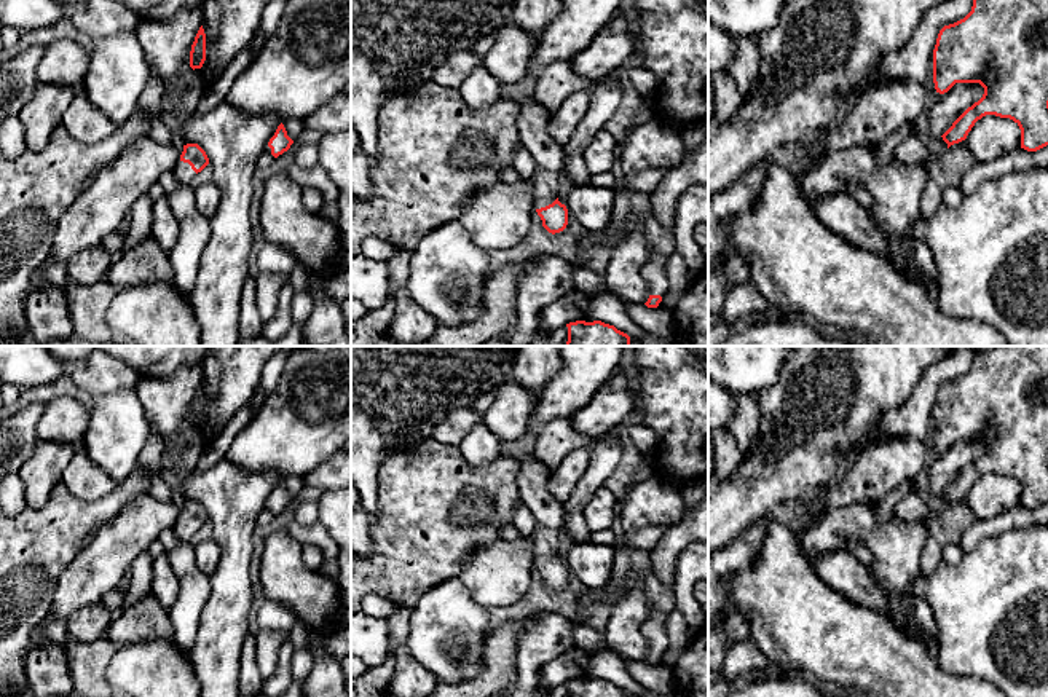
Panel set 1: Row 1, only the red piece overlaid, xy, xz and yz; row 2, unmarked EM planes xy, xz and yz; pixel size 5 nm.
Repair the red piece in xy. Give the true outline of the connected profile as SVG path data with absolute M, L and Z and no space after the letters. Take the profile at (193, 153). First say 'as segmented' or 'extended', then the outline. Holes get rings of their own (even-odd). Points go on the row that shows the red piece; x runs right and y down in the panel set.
extended | M198 144L183 145L180 161L172 169L177 183L191 185L191 180L209 164L206 152Z

